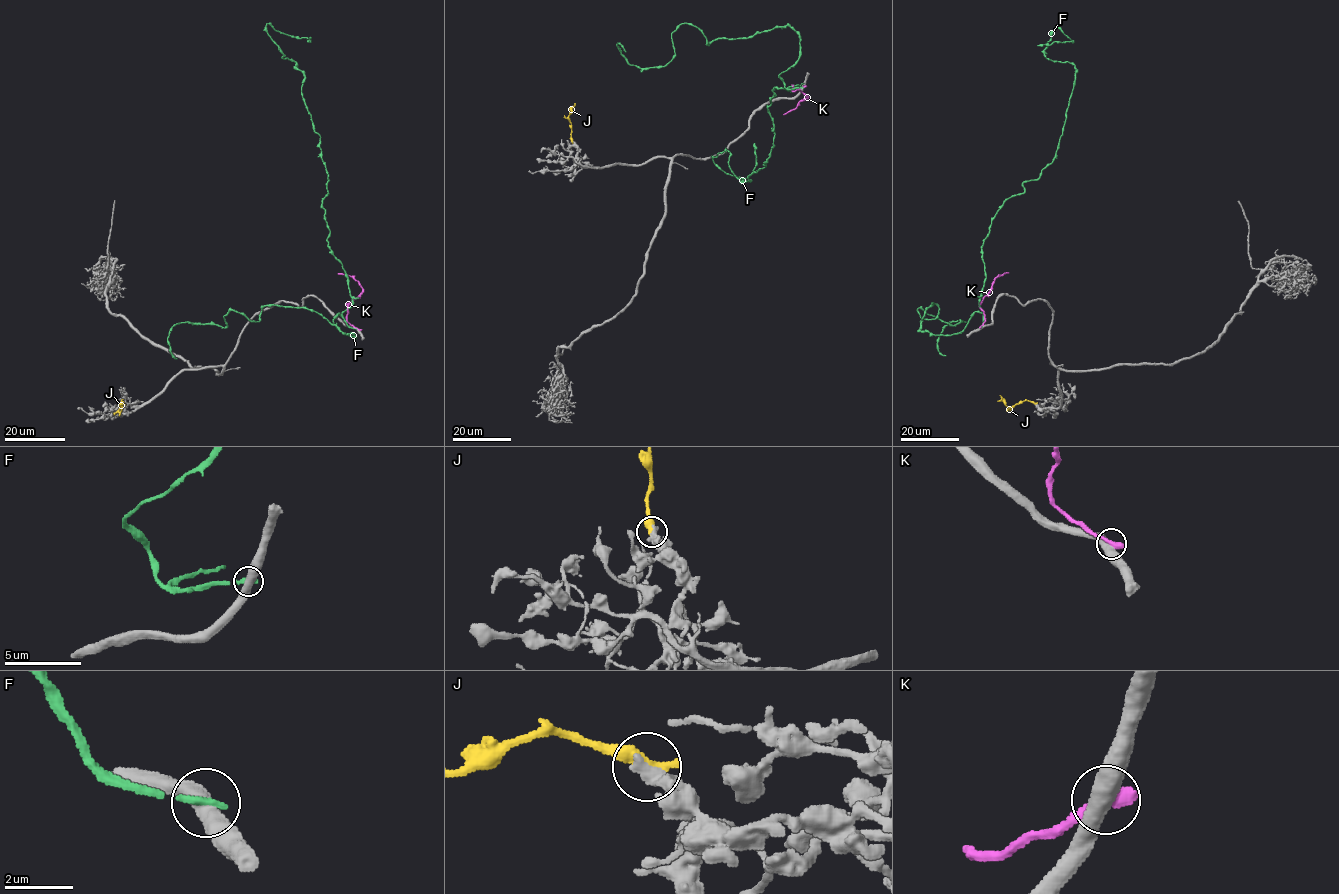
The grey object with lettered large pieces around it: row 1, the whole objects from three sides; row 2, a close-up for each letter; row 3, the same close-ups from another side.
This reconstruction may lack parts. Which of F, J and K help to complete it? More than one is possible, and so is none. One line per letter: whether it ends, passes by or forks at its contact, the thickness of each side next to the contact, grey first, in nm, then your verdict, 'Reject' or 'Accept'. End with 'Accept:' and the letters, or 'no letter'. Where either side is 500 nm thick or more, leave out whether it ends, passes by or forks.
F: It ends there. Thickness 460 nm (grey) against 280 nm. Reject
J: Thickness 440 nm (grey) against 550 nm. Reject
K: It ends there. Thickness 480 nm (grey) against 460 nm. Reject
Accept: no letter

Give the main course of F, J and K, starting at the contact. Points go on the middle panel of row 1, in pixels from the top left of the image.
F: (802, 87), (773, 90), (773, 146), (751, 181), (734, 174), (727, 150), (713, 162), (747, 178), (754, 143)
J: (572, 140), (570, 114), (573, 106)
K: (804, 86), (792, 90), (793, 85), (807, 97), (783, 114)

